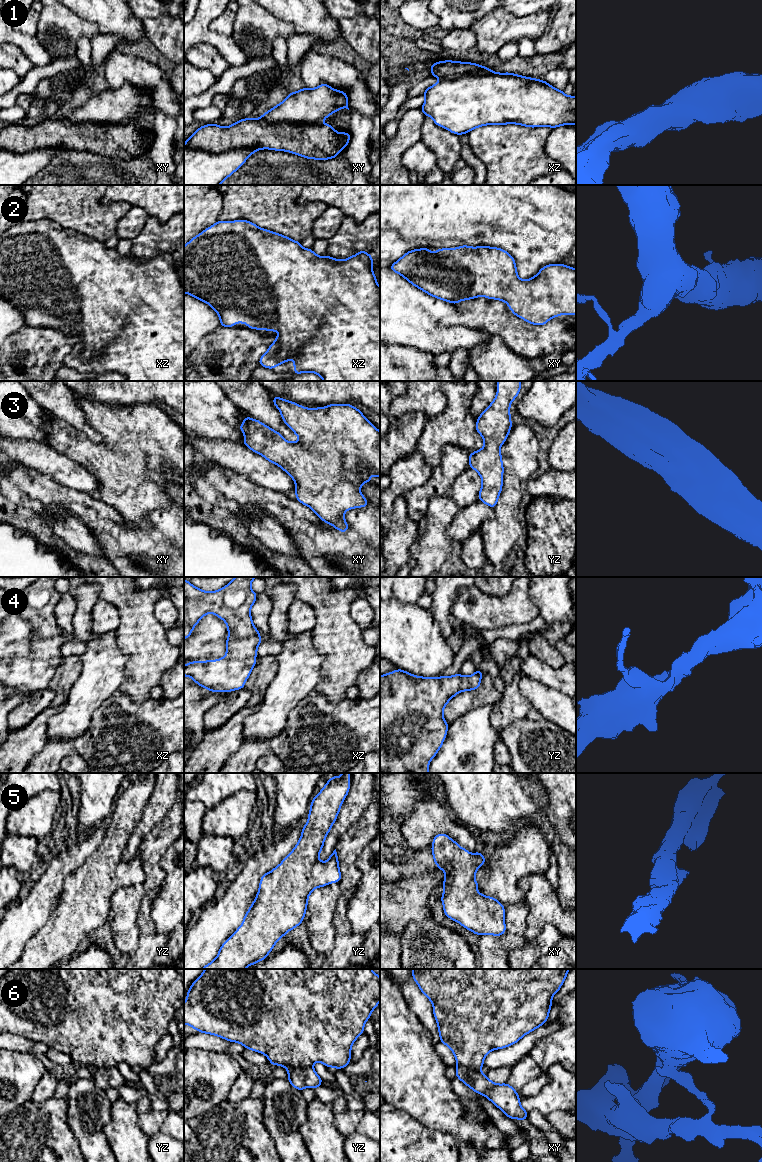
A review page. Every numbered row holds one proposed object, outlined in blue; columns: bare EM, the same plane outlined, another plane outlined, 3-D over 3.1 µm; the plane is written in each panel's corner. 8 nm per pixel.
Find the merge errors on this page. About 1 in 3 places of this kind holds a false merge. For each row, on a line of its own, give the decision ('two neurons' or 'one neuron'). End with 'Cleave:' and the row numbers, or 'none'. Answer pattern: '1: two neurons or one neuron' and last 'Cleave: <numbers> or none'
1: one neuron
2: one neuron
3: one neuron
4: one neuron
5: one neuron
6: two neurons
Cleave: 6

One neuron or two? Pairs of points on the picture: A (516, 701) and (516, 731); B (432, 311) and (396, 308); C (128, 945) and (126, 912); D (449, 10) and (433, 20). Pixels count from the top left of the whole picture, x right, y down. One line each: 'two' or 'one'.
A: two
B: one
C: one
D: two

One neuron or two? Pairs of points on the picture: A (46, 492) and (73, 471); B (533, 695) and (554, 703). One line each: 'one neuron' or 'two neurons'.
A: two neurons
B: one neuron

